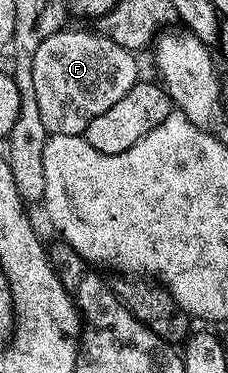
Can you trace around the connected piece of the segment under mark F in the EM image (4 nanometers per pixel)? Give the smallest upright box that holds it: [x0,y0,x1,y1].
[32,28,140,135]

